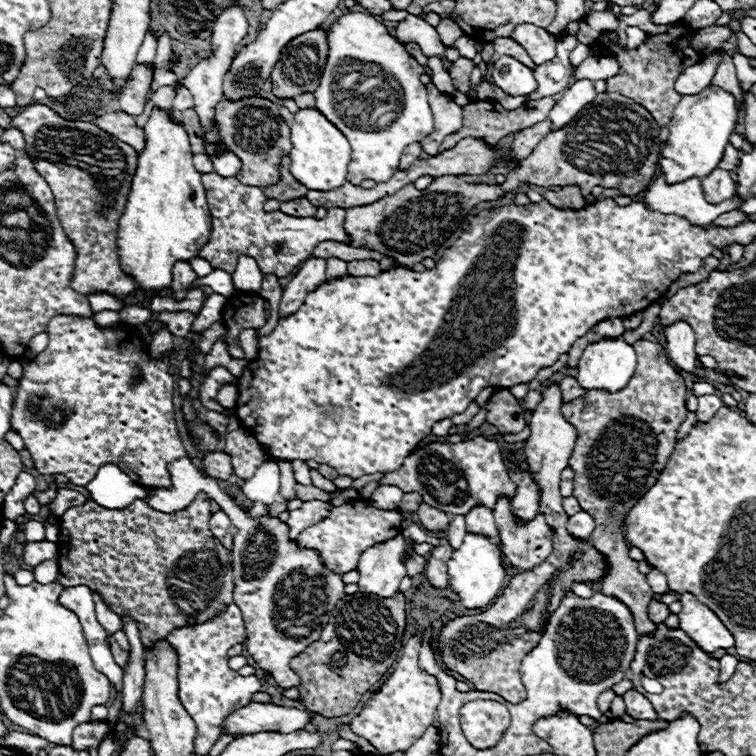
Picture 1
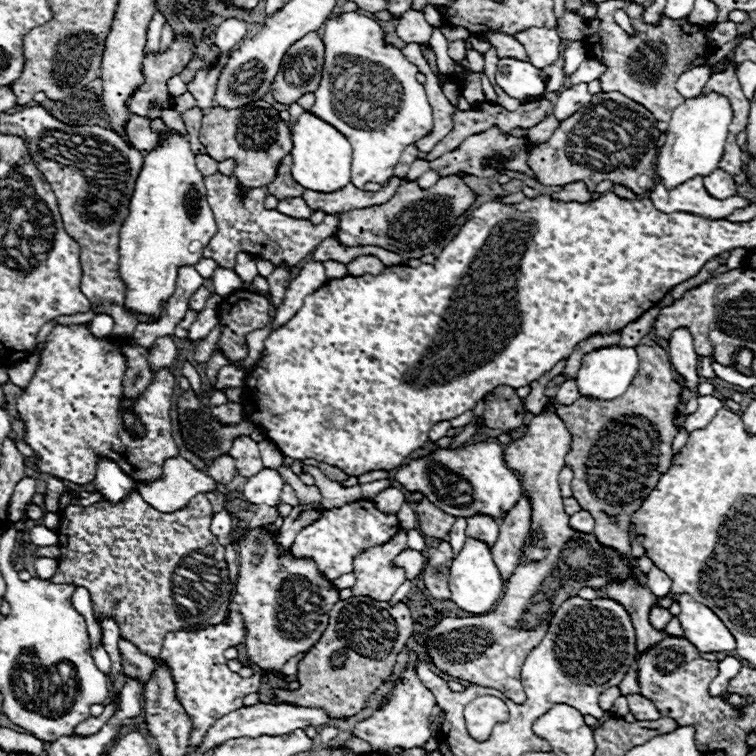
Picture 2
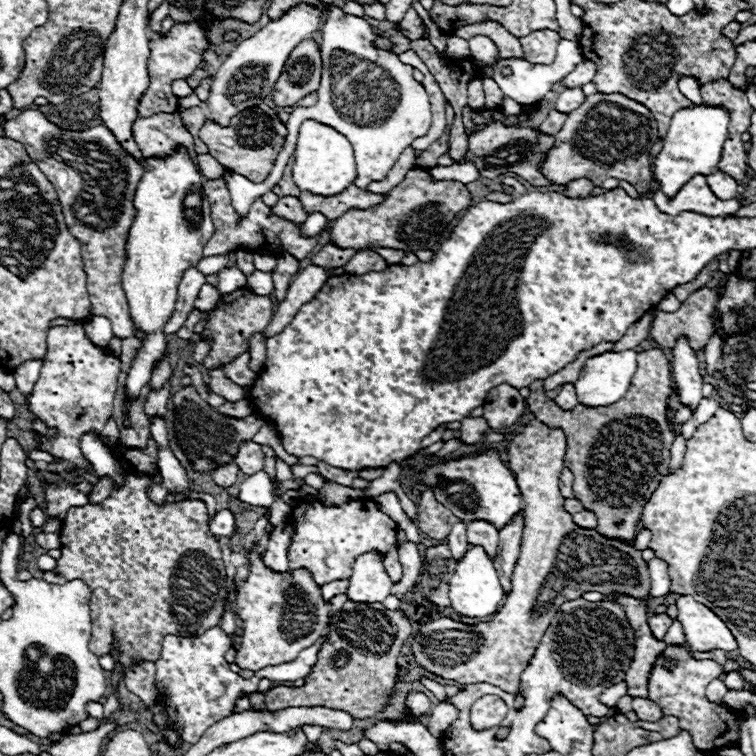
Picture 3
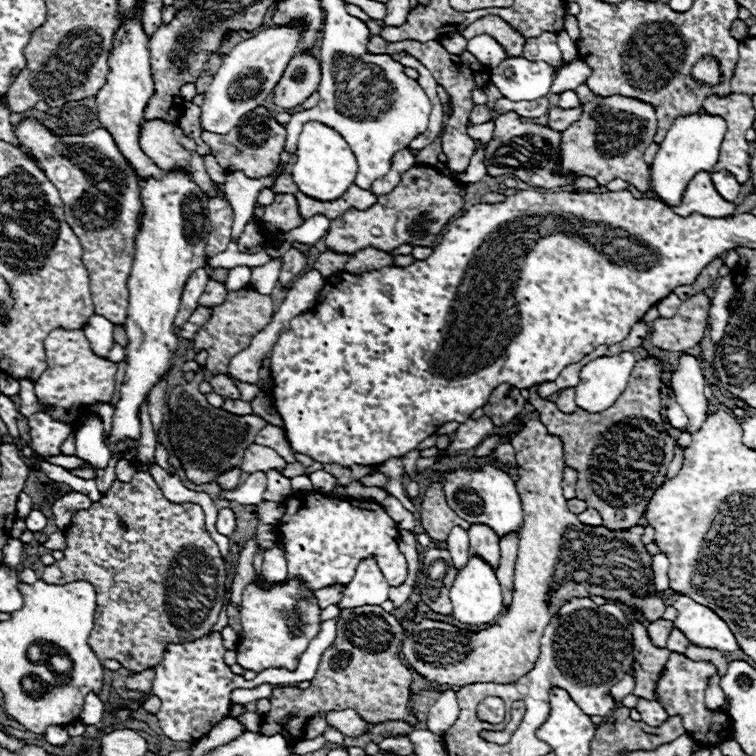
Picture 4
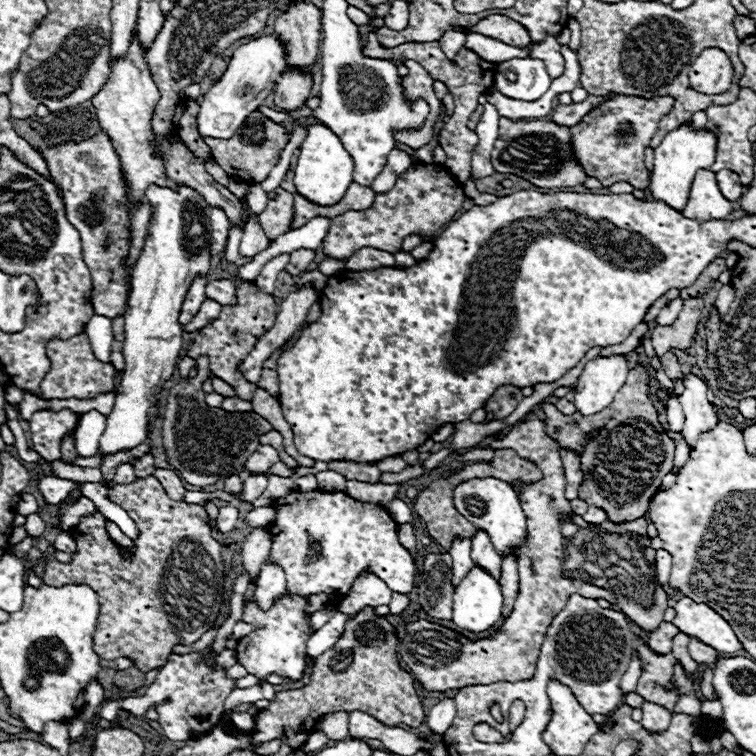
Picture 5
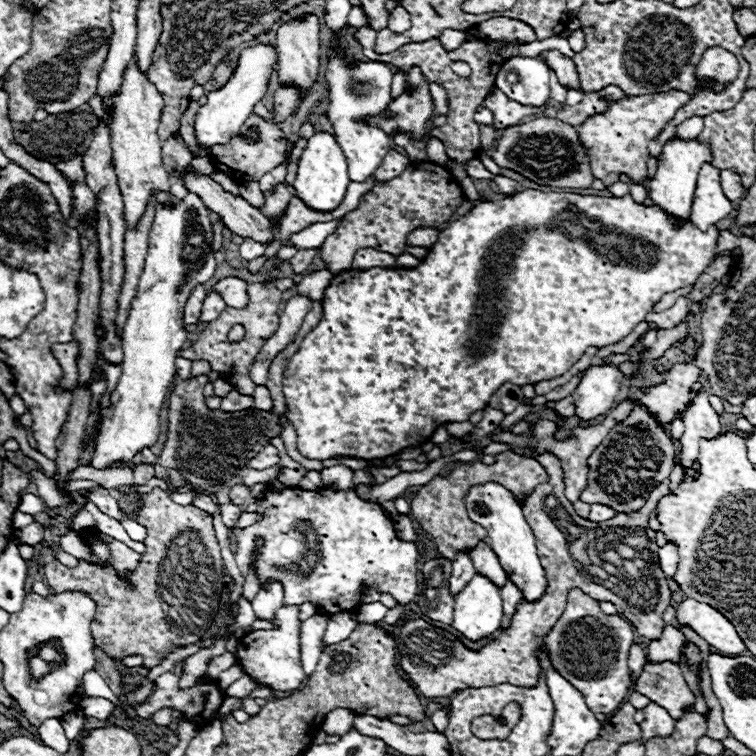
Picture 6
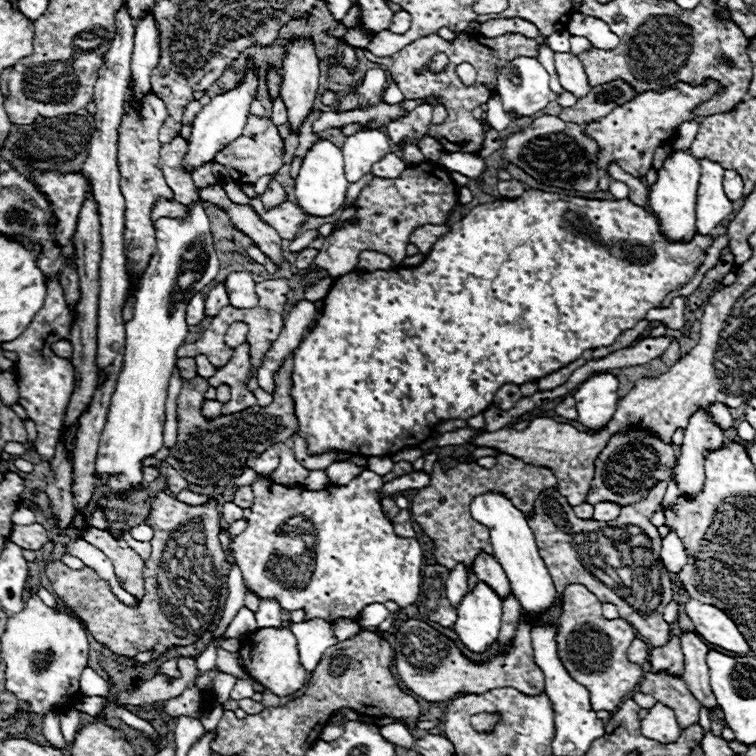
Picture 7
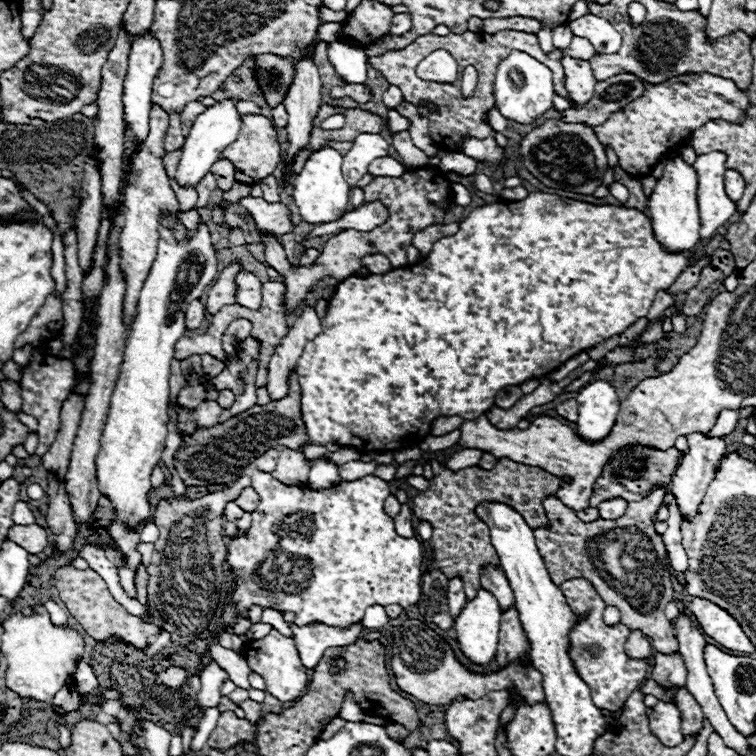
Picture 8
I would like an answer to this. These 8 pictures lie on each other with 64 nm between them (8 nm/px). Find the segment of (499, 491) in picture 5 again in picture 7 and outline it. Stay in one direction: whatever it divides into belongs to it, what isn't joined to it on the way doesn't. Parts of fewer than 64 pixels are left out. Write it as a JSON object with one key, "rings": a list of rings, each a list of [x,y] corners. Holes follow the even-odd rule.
{"rings":[[[500,494],[476,496],[476,500],[470,506],[470,512],[472,512],[474,520],[480,520],[484,526],[490,528],[490,542],[494,548],[494,556],[500,562],[500,566],[504,568],[504,572],[510,580],[510,586],[512,586],[512,594],[520,602],[522,612],[528,616],[546,612],[558,600],[558,592],[544,566],[544,560],[538,554],[538,548],[534,542],[534,532],[530,530],[526,516]]]}

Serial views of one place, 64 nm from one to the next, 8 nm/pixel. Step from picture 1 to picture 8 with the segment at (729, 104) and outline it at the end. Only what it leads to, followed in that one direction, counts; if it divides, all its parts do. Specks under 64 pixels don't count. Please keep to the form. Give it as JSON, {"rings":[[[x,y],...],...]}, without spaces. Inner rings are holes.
{"rings":[[[676,156],[670,162],[666,162],[664,174],[652,192],[654,196],[648,200],[648,216],[652,220],[654,236],[670,252],[688,252],[694,250],[700,242],[700,234],[698,234],[700,216],[698,216],[696,188],[698,188],[696,170],[690,164],[684,164],[680,156]]]}

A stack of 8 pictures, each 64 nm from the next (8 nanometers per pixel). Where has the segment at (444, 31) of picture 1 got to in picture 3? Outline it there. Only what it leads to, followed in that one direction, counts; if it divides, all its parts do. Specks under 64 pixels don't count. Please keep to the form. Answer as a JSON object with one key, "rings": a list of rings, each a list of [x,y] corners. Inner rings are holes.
{"rings":[[[484,20],[484,22],[476,22],[476,24],[468,24],[468,28],[458,28],[454,32],[454,36],[460,36],[464,40],[470,40],[472,36],[484,34],[488,38],[492,38],[492,42],[498,46],[500,58],[523,58],[524,52],[520,38],[512,36],[500,22],[494,20]]]}

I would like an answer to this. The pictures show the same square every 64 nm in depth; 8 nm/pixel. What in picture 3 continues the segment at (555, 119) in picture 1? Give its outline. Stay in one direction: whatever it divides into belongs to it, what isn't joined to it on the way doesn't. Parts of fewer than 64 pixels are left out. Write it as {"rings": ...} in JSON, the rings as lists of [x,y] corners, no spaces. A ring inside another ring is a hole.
{"rings":[[[562,90],[560,96],[558,96],[558,102],[556,102],[556,110],[558,112],[572,112],[582,102],[584,102],[582,90]]]}

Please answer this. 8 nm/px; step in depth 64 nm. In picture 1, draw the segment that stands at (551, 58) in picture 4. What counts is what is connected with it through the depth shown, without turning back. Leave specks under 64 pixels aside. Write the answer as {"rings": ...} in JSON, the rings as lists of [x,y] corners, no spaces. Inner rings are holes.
{"rings":[[[534,24],[516,26],[512,32],[512,40],[516,40],[518,44],[524,44],[524,50],[530,54],[530,58],[536,66],[540,66],[556,56],[558,40],[548,30],[538,28]]]}

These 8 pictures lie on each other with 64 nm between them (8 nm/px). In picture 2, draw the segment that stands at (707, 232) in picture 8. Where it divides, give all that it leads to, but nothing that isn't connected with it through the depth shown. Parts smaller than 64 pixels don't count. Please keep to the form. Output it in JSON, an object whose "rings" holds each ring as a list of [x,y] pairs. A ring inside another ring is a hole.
{"rings":[[[690,178],[674,190],[666,190],[662,184],[658,184],[654,190],[650,190],[648,198],[660,212],[690,212],[704,218],[724,218],[734,210],[750,204],[742,196],[732,196],[728,200],[712,198],[706,192],[702,178]]]}

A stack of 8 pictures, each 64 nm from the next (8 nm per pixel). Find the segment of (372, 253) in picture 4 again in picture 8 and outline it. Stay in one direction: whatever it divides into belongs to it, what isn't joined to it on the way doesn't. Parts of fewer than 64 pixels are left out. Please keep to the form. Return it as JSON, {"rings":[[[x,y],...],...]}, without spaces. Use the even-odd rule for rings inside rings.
{"rings":[[[370,254],[370,256],[364,256],[364,266],[372,272],[372,274],[384,274],[388,272],[392,266],[390,266],[390,260],[382,254]]]}

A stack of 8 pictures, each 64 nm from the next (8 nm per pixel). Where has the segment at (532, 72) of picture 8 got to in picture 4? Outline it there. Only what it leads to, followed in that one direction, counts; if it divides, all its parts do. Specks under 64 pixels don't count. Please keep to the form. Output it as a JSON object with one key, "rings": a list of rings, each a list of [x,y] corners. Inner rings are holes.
{"rings":[[[506,58],[500,66],[492,68],[490,72],[490,82],[500,90],[502,96],[506,96],[508,100],[520,102],[520,100],[536,100],[542,98],[552,84],[552,68],[546,62],[530,62],[526,58]]]}

